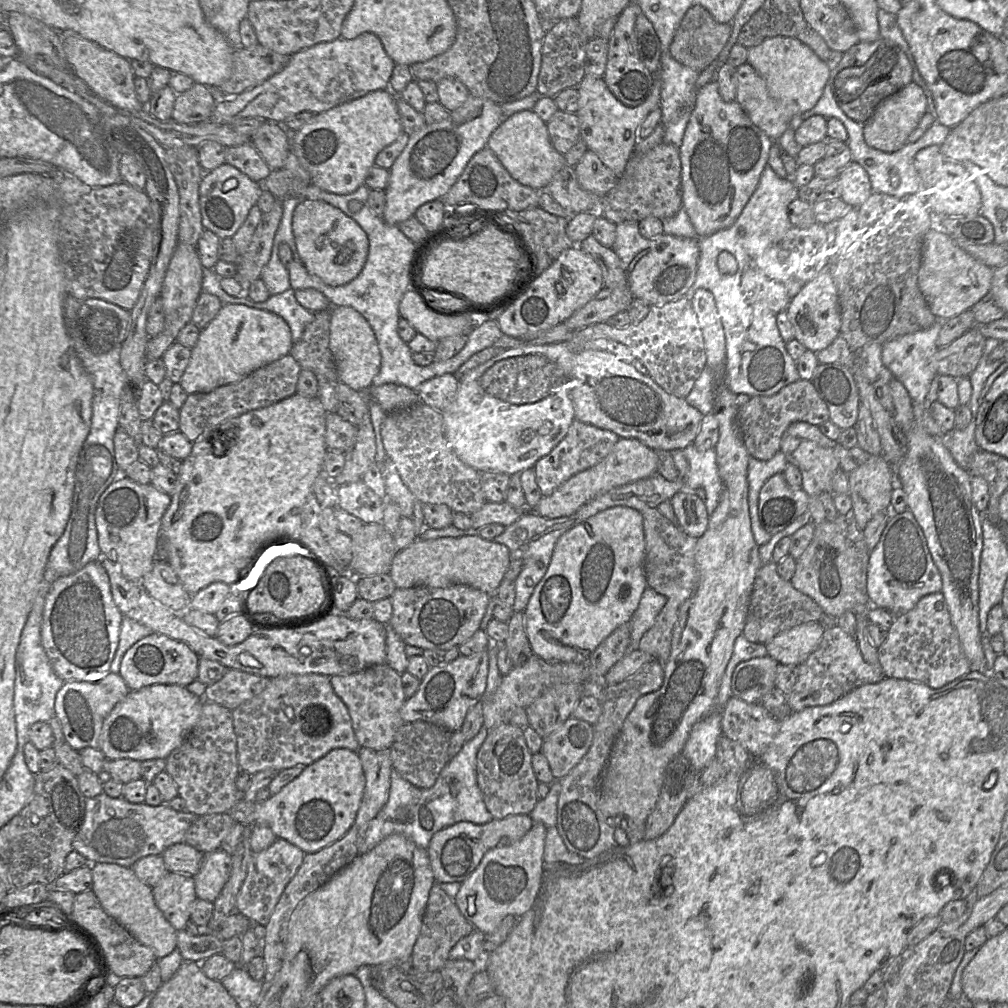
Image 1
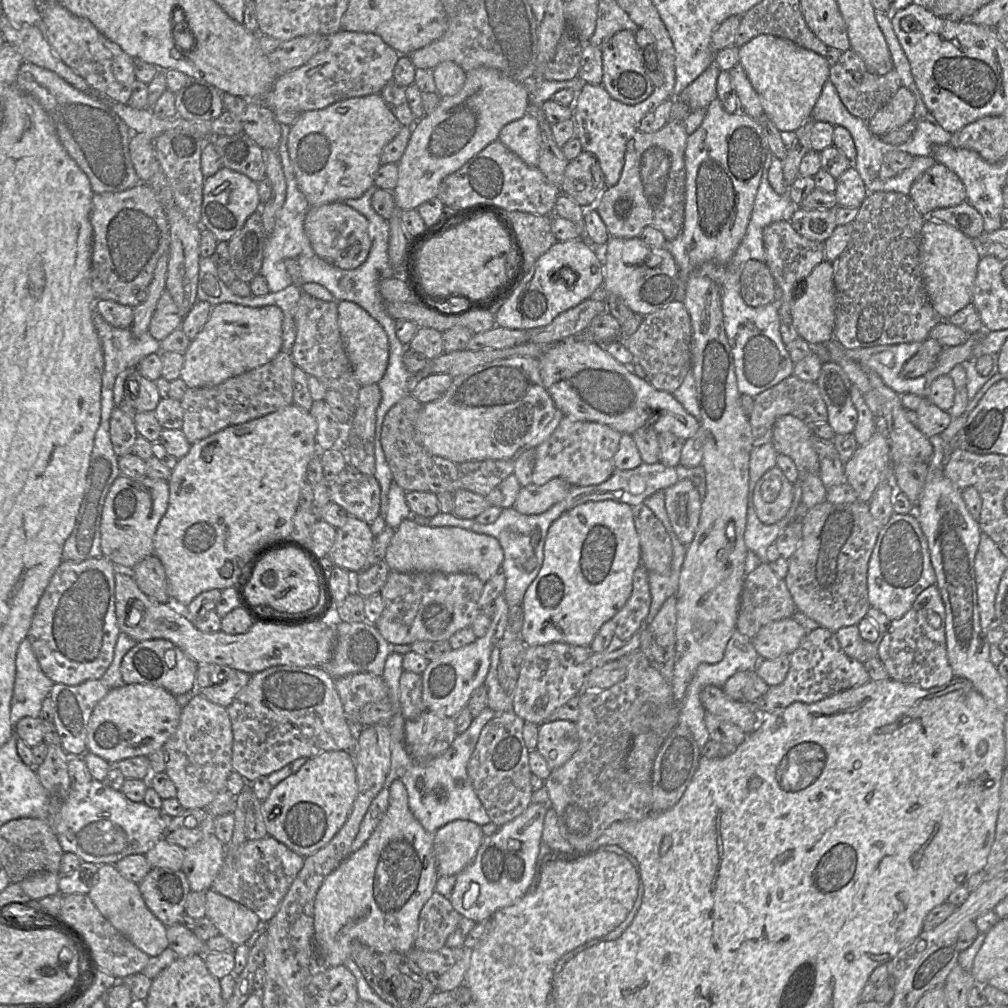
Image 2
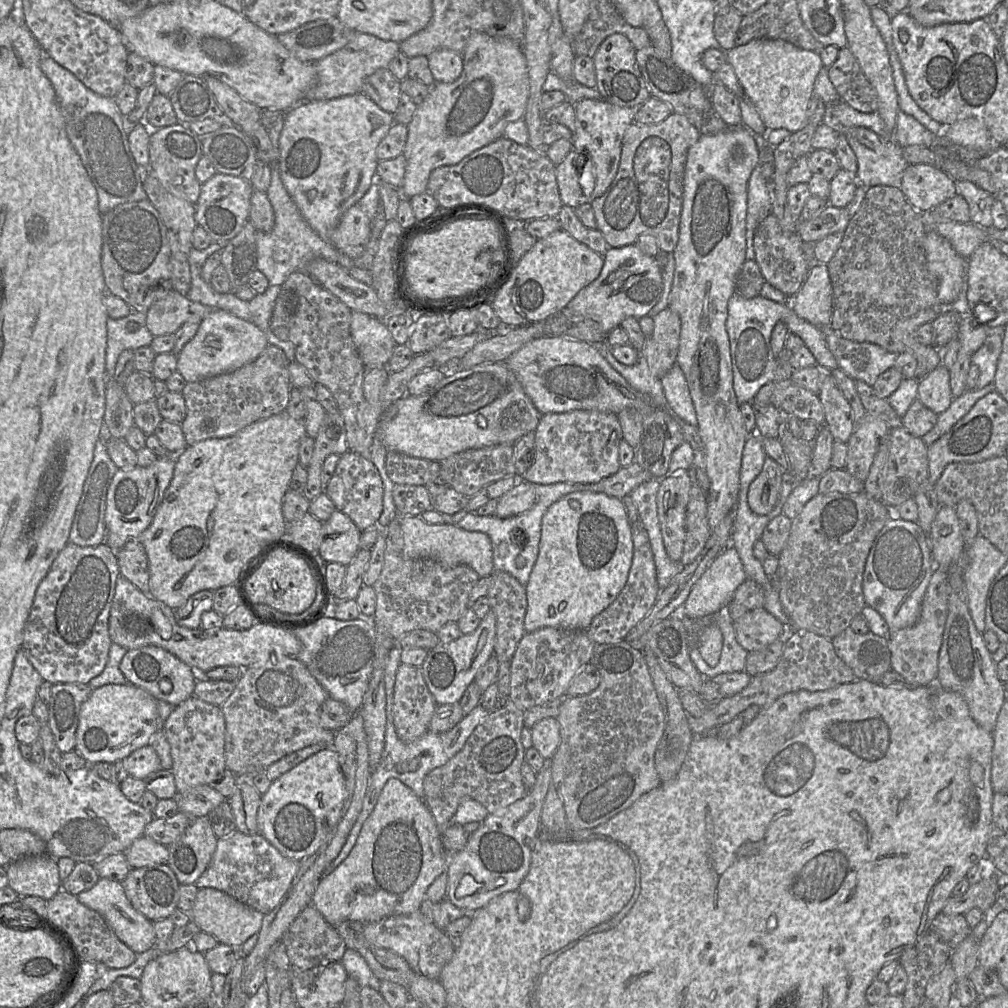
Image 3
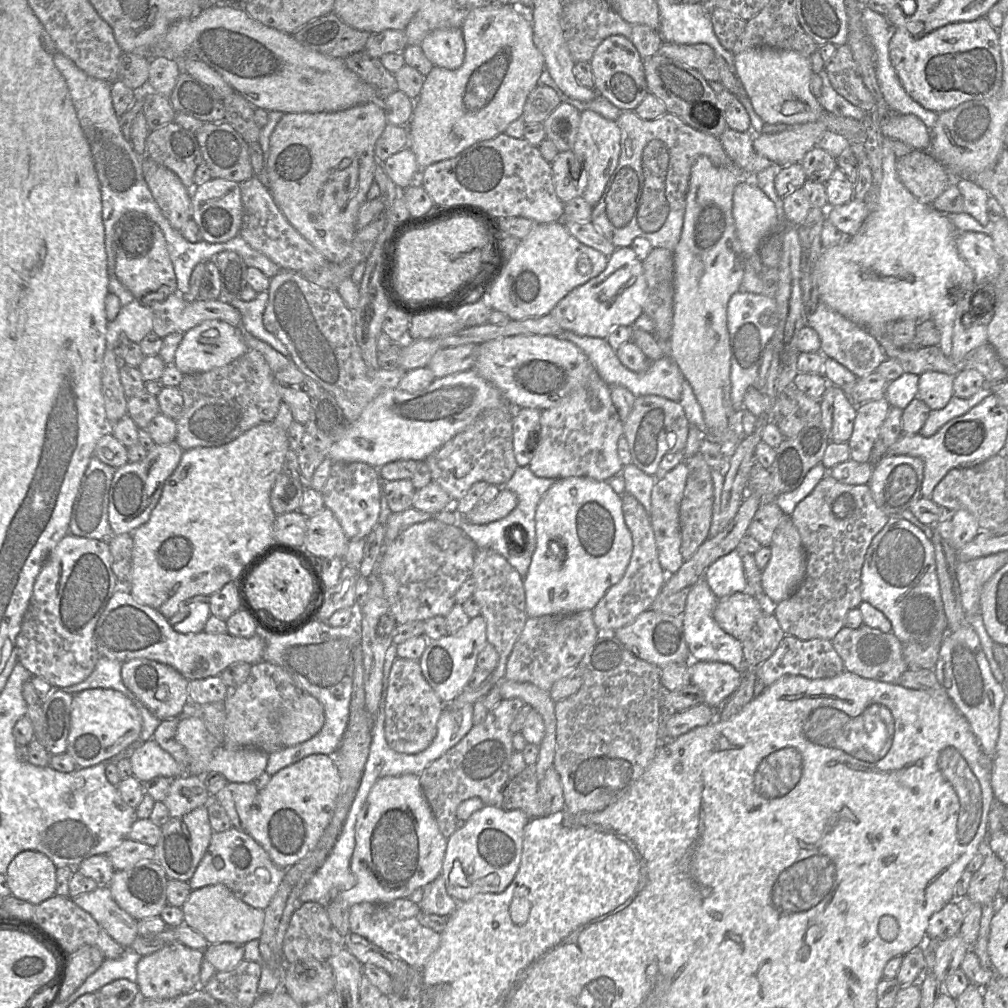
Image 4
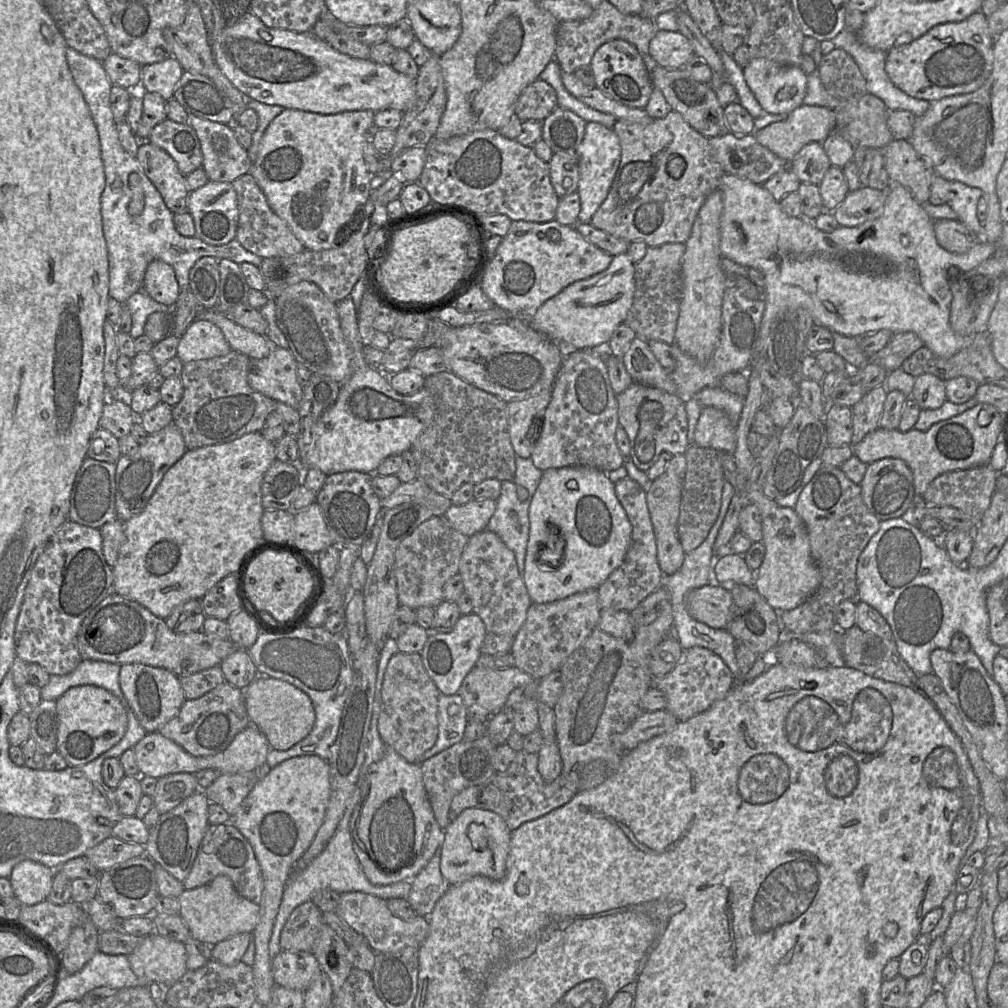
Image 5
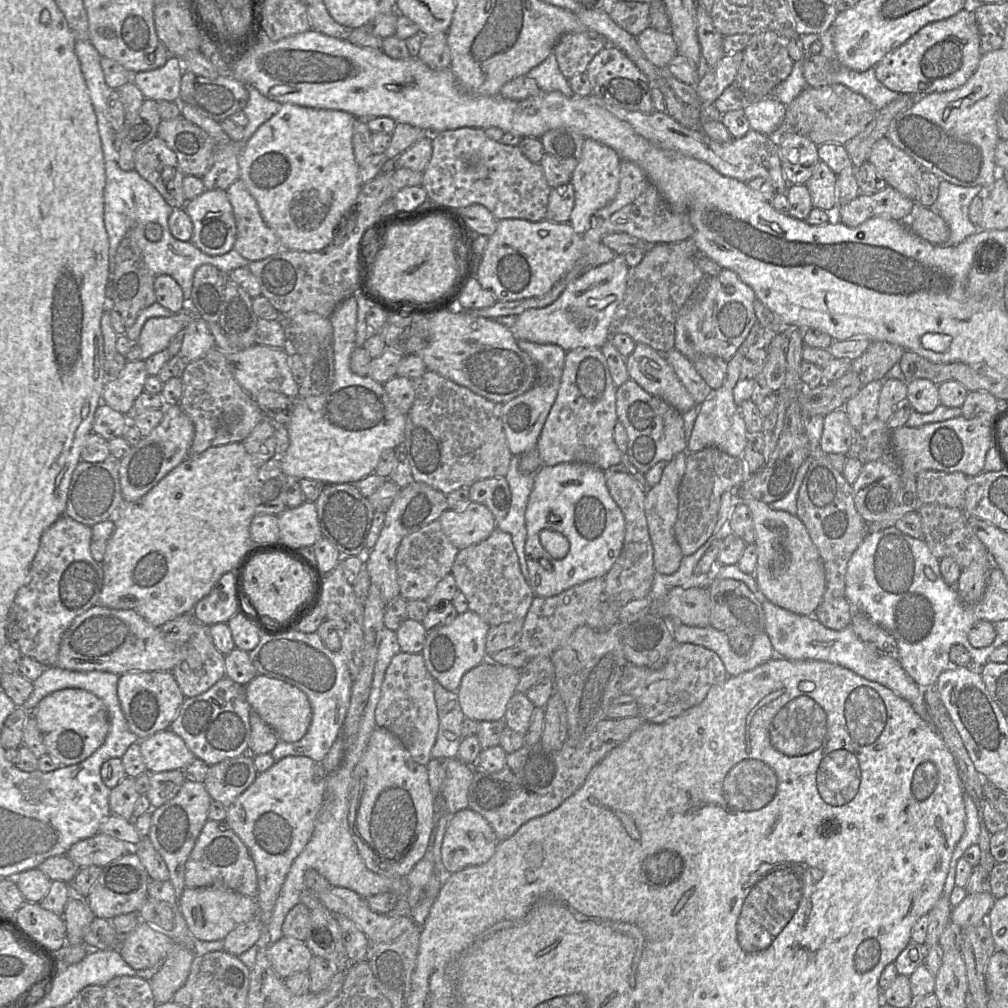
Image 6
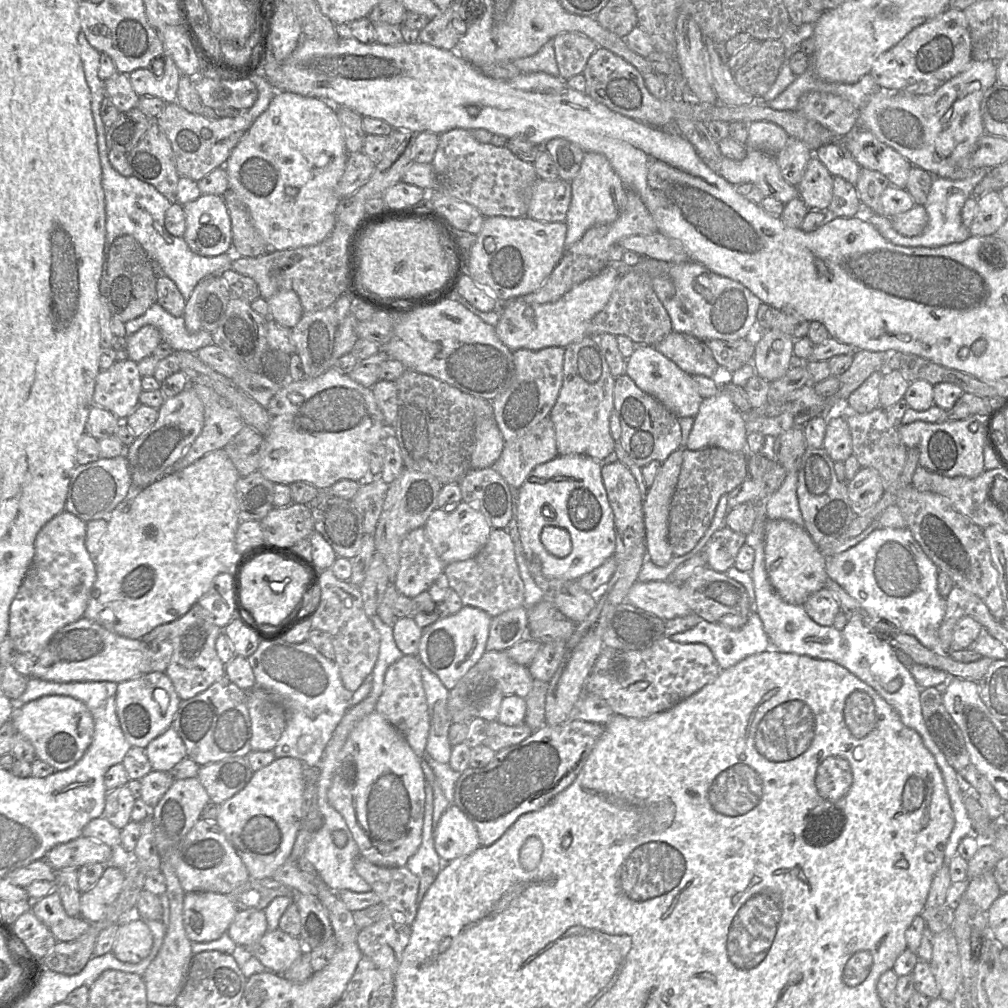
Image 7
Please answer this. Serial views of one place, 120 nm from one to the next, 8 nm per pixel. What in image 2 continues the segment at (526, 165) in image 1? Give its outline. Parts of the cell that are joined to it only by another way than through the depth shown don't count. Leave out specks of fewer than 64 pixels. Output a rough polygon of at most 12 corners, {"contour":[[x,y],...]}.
{"contour":[[534,116],[501,129],[498,140],[538,167],[540,131]]}

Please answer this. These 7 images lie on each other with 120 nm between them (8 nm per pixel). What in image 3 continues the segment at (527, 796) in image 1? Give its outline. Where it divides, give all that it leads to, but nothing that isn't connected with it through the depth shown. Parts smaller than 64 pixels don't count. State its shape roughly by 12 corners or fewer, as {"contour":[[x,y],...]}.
{"contour":[[512,701],[423,780],[442,832],[463,798],[522,799],[524,712]]}

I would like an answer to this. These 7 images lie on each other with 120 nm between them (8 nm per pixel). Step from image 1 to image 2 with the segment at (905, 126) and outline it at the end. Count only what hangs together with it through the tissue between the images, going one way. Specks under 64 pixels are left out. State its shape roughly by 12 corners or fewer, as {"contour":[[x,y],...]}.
{"contour":[[906,87],[868,121],[881,137],[914,118],[916,100]]}

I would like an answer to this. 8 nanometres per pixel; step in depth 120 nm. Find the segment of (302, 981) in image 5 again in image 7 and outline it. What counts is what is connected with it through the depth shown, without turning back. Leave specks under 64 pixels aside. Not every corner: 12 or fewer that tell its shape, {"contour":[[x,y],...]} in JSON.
{"contour":[[267,931],[246,947],[282,974],[303,952],[299,937]]}

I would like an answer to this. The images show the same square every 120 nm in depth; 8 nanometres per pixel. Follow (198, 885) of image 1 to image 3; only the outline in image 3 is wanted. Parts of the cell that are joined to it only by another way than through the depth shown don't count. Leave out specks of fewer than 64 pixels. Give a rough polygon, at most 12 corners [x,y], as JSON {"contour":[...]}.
{"contour":[[208,816],[193,819],[167,845],[180,884],[207,869],[218,838]]}

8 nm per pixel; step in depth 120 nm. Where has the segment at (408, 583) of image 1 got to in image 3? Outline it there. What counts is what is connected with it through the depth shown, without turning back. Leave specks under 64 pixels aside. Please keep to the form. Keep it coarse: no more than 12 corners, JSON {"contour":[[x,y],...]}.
{"contour":[[400,516],[403,555],[494,571],[483,532]]}

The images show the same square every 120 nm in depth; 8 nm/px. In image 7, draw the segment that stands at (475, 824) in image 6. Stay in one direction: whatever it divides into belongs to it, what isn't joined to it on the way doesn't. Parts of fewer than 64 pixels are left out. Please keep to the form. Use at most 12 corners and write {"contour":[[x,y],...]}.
{"contour":[[454,804],[433,837],[443,862],[480,847],[475,826]]}

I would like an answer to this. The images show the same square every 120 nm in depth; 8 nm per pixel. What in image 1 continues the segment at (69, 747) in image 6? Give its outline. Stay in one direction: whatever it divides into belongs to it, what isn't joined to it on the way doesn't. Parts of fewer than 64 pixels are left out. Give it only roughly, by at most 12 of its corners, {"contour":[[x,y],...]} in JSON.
{"contour":[[186,687],[130,691],[104,719],[106,759],[166,759],[201,715]]}

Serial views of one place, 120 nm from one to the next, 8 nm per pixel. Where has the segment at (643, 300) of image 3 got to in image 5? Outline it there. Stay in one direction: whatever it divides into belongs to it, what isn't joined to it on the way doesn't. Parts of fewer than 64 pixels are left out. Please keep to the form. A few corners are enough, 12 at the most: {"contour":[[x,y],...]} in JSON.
{"contour":[[627,252],[530,316],[562,351],[600,354],[635,292]]}

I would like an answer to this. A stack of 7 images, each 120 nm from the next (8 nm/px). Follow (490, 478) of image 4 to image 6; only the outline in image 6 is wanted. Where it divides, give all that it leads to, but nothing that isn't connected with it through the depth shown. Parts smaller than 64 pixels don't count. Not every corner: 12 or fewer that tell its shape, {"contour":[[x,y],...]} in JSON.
{"contour":[[412,379],[413,480],[447,495],[505,477],[503,404]]}

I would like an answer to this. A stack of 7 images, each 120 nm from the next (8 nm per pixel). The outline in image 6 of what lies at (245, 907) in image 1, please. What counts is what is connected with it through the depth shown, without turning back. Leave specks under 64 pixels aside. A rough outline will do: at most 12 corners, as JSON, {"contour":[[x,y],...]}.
{"contour":[[207,820],[185,887],[223,885],[252,898],[249,850],[225,820]]}

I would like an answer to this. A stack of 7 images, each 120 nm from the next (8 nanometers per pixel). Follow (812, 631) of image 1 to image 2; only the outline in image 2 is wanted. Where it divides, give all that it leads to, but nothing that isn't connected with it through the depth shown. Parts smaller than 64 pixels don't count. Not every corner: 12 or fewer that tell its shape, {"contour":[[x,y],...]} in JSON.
{"contour":[[785,618],[761,627],[751,642],[761,659],[790,655],[806,634]]}

